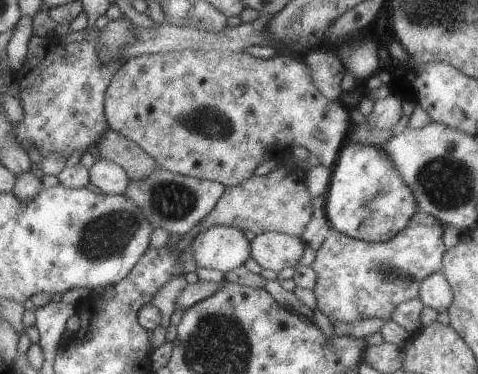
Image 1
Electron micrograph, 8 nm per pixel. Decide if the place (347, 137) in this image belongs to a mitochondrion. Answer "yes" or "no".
no

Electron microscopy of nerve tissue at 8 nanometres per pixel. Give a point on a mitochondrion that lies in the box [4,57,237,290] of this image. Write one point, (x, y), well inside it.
(108, 235)

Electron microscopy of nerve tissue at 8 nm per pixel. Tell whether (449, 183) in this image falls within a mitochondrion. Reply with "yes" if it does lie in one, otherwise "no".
yes

